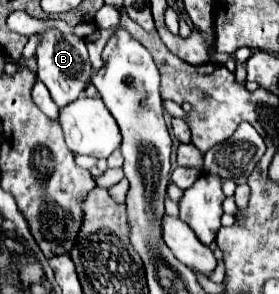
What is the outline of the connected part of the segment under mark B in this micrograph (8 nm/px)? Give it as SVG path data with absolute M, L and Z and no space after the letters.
M48 27L38 35L40 35L40 43L36 49L38 79L48 87L56 105L64 107L80 97L80 93L86 87L86 81L92 75L92 67L88 61L88 51L86 51L84 39L80 39L72 33L60 33L56 27Z

